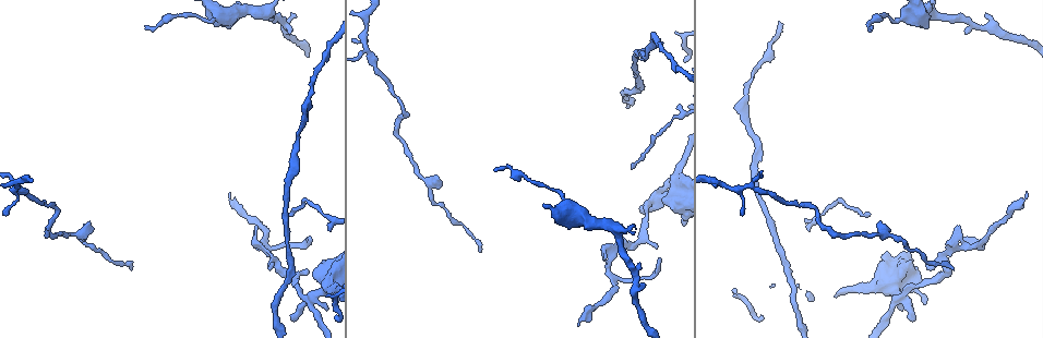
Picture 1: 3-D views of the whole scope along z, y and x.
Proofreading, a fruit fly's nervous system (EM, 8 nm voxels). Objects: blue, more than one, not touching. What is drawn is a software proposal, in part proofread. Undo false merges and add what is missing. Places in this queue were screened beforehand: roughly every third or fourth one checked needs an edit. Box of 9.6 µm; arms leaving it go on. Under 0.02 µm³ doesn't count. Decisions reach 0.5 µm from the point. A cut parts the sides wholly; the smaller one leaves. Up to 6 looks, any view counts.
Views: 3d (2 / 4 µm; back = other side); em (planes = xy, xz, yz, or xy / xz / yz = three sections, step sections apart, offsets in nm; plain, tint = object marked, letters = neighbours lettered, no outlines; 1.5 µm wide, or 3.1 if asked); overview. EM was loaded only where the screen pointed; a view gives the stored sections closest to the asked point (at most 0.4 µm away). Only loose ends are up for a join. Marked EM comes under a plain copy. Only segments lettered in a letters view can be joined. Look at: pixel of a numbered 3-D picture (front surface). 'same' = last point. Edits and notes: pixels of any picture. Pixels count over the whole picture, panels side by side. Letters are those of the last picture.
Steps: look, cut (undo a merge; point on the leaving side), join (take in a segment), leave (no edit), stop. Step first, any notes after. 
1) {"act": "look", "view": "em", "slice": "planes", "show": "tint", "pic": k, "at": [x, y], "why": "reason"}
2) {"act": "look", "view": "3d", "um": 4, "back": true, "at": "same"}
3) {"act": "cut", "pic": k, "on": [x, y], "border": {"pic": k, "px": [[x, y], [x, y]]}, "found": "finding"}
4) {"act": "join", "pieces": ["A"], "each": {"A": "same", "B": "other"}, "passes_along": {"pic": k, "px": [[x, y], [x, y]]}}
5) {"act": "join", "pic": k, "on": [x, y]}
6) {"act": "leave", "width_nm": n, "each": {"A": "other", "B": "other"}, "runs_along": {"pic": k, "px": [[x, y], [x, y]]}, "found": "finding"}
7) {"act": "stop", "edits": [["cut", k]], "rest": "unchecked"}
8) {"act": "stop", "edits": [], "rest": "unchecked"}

{"act": "look", "view": "em", "slice": "planes", "show": "letters", "pic": 1, "at": [306, 270], "why": "tapers out"}

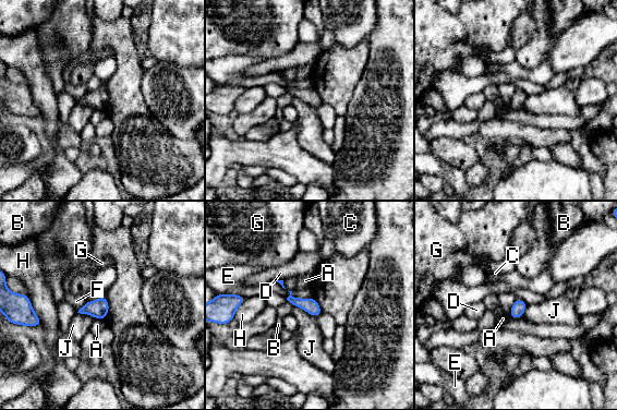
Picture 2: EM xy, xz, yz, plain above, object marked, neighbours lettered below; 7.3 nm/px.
{"act": "leave", "each": {"A": "other", "B": "other", "C": "other", "D": "other", "E": "other", "F": "other", "G": "other", "H": "other", "J": "other"}, "border": {"pic": 2, "px": [[293, 305], [300, 306], [315, 317]]}, "found": "none of them fits"}

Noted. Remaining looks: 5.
{"act": "look", "view": "em", "slice": "planes", "show": "letters", "pic": 1, "at": [292, 15], "why": "free end"}

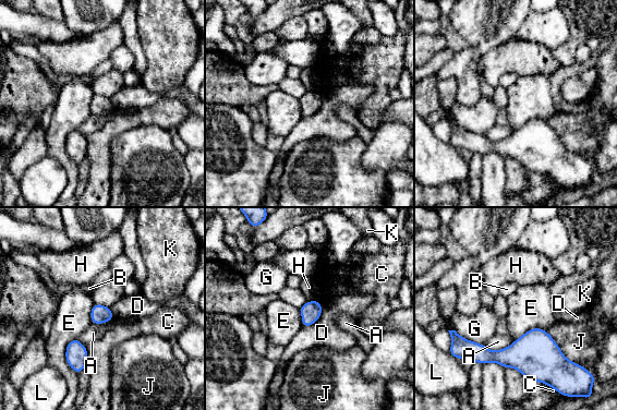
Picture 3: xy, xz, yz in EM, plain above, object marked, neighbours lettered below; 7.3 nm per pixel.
{"act": "leave", "width_nm": 140, "each": {"A": "other", "B": "other", "C": "other", "D": "other", "E": "other", "G": "other", "H": "other", "J": "other", "K": "other", "L": "other"}, "border": {"pic": 3, "px": [[94, 302], [109, 308]]}, "found": "no lettered segment goes on from it"}

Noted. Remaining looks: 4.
{"act": "look", "view": "3d", "um": 2, "pic": 1, "at": [433, 182]}

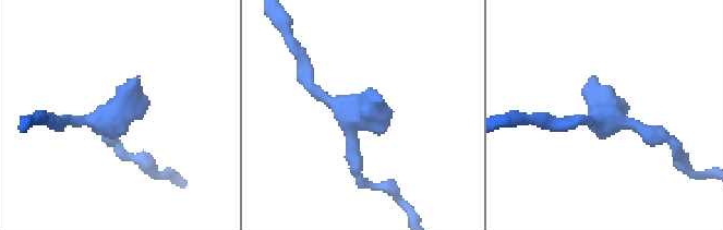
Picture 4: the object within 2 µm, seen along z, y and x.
{"act": "look", "view": "em", "slice": "planes", "show": "letters", "pic": 4, "at": [116, 119]}

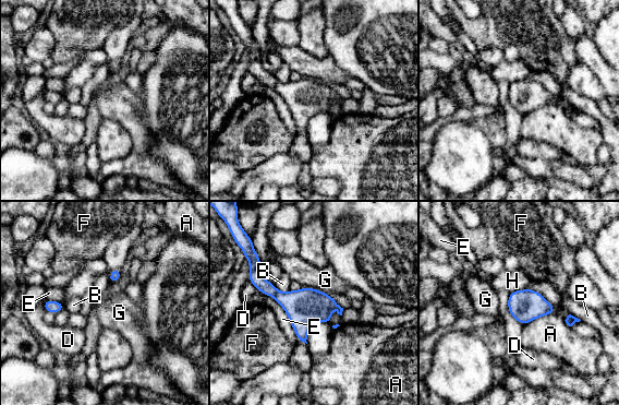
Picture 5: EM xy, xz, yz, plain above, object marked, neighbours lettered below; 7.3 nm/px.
{"act": "leave", "each": {"A": "other", "B": "other", "D": "other", "E": "other", "F": "other", "G": "other", "H": "other"}, "border": {"pic": 5, "px": [[303, 286], [316, 288], [324, 293]]}, "found": "one neuron here"}

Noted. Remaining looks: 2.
{"act": "stop", "edits": [], "rest": "unchecked"}

